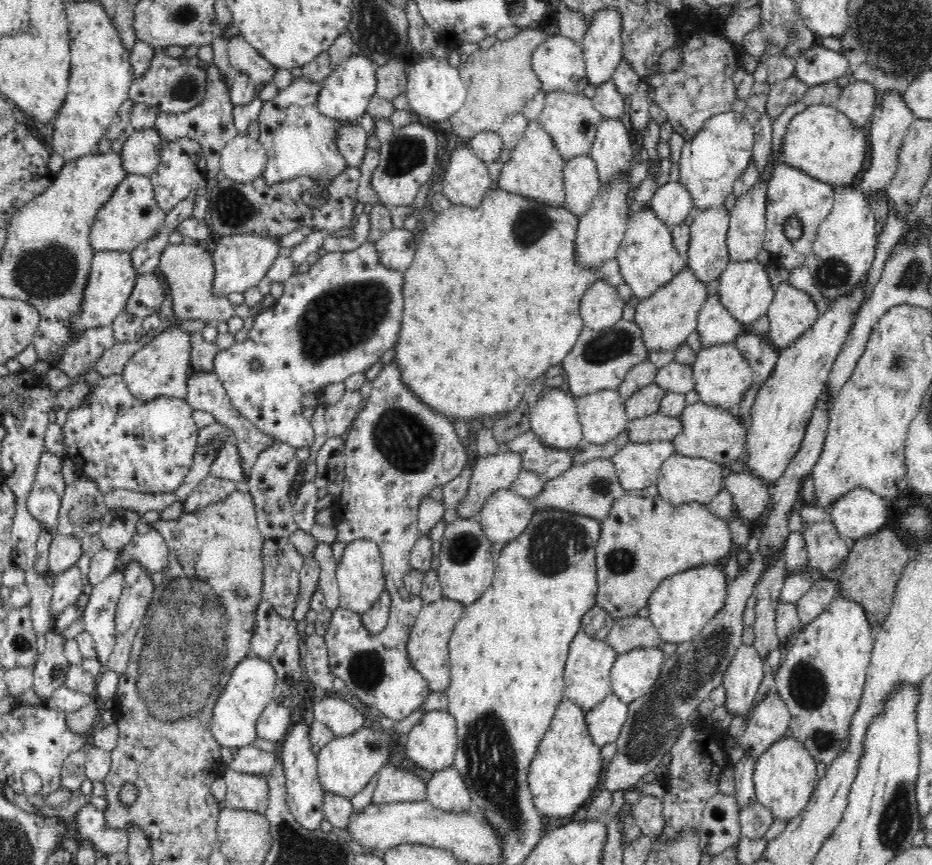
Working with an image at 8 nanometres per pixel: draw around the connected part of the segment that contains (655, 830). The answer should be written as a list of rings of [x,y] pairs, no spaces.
[[[642,795],[638,803],[633,806],[633,817],[642,835],[652,840],[659,838],[665,828],[662,799]]]

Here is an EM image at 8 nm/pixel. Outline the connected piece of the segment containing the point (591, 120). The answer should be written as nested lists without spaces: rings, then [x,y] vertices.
[[[550,90],[545,93],[545,104],[536,119],[552,137],[555,146],[565,161],[576,156],[588,155],[596,136],[596,129],[603,116],[583,93],[567,93],[562,90]]]

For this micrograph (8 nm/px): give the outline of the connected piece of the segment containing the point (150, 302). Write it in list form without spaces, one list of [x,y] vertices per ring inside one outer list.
[[[157,273],[138,275],[125,311],[143,320],[159,313],[164,297],[164,284],[158,280]]]

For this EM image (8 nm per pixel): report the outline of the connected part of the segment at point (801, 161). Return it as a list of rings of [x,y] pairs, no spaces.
[[[808,105],[805,110],[794,115],[787,125],[786,133],[781,144],[781,160],[784,164],[800,169],[808,176],[816,178],[837,188],[845,188],[854,183],[854,178],[862,170],[866,160],[868,142],[862,127],[852,124],[852,121],[831,105]]]

